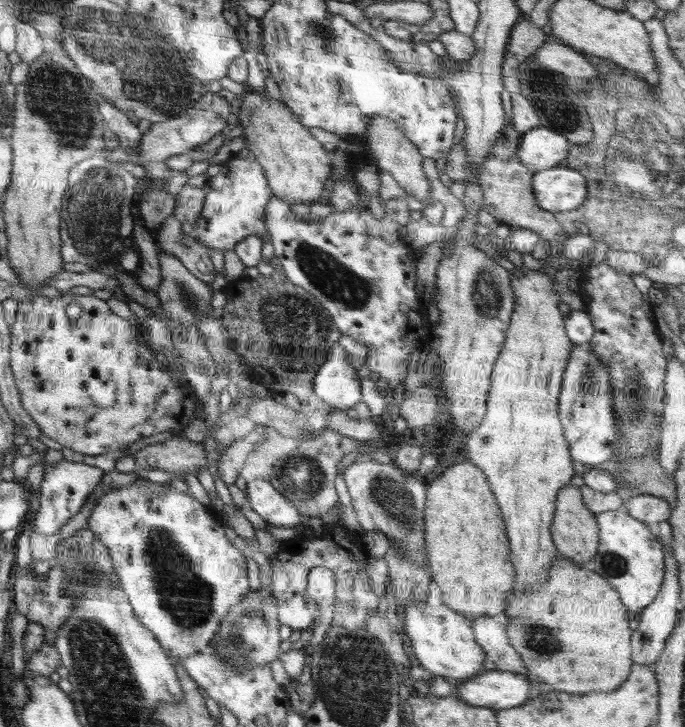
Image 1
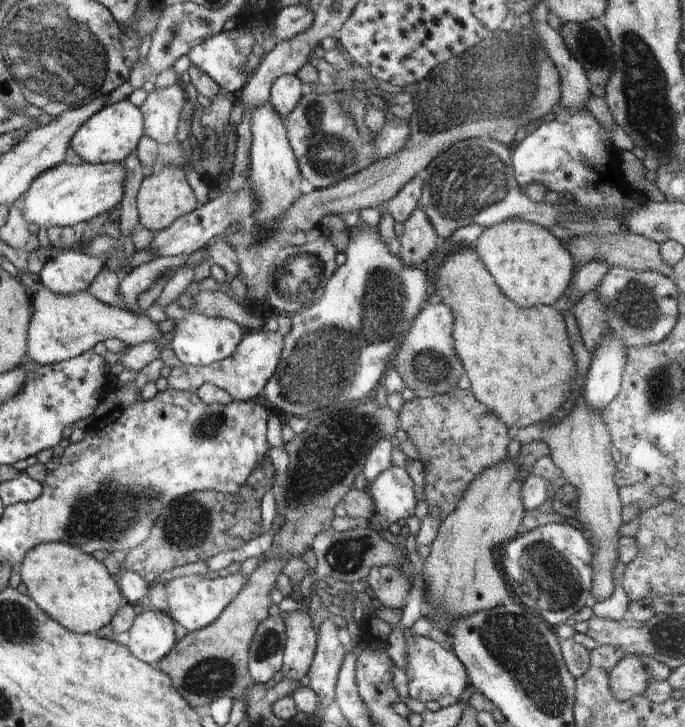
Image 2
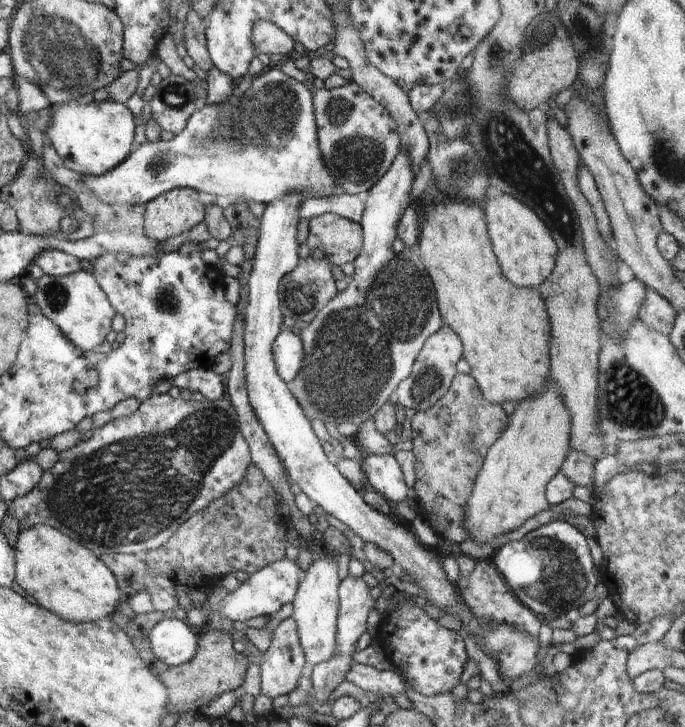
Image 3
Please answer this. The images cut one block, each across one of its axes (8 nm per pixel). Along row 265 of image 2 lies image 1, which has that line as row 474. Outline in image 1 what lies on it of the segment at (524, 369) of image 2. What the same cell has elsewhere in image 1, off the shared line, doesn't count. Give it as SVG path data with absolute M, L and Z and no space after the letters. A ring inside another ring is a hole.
M469 461L453 465L435 482L428 484L425 496L424 540L428 544L431 581L440 587L442 602L467 619L482 616L501 618L507 606L507 595L516 572L512 568L512 552L503 519L500 518L501 511L496 505L496 498L490 491L485 475Z

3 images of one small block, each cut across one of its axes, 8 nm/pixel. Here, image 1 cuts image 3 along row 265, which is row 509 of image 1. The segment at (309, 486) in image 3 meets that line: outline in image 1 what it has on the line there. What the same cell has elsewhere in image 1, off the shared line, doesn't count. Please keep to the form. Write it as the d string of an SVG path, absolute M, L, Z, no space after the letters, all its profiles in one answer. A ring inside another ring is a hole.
M266 479L248 481L246 495L251 510L270 525L295 527L302 522L296 506Z

